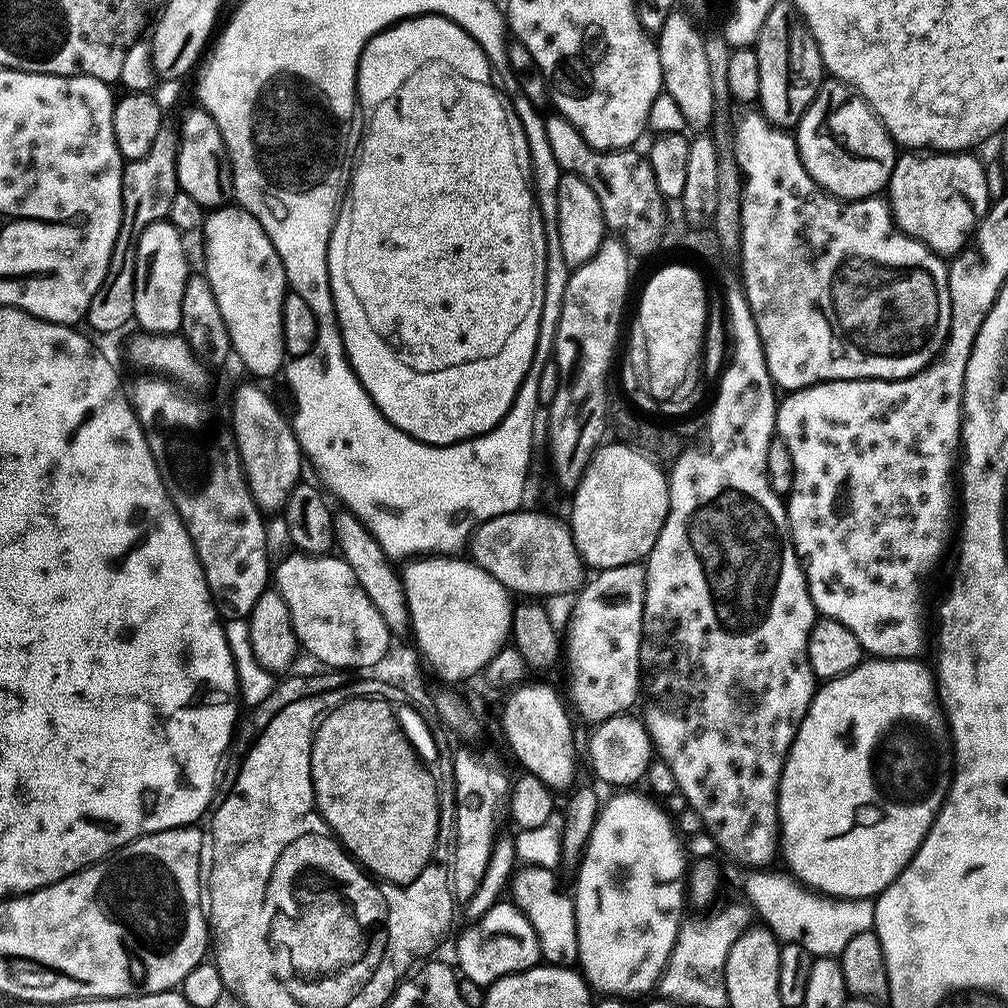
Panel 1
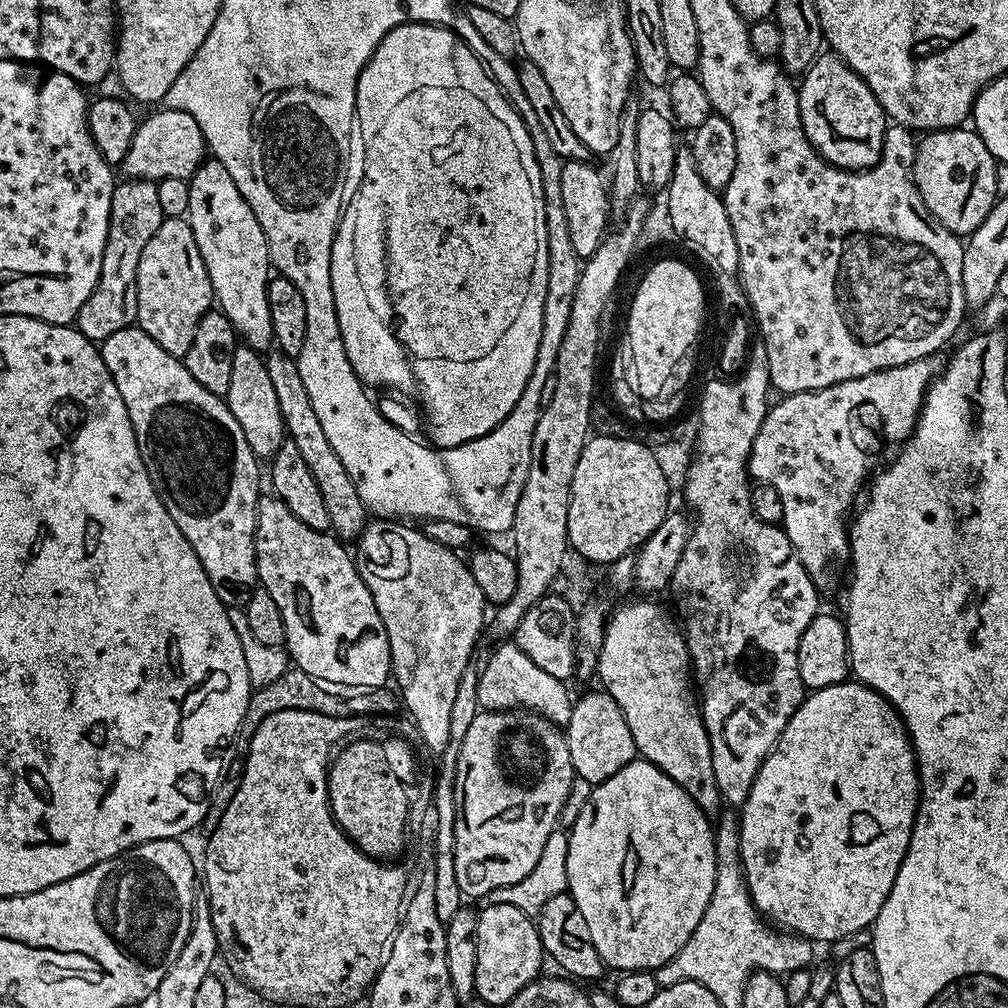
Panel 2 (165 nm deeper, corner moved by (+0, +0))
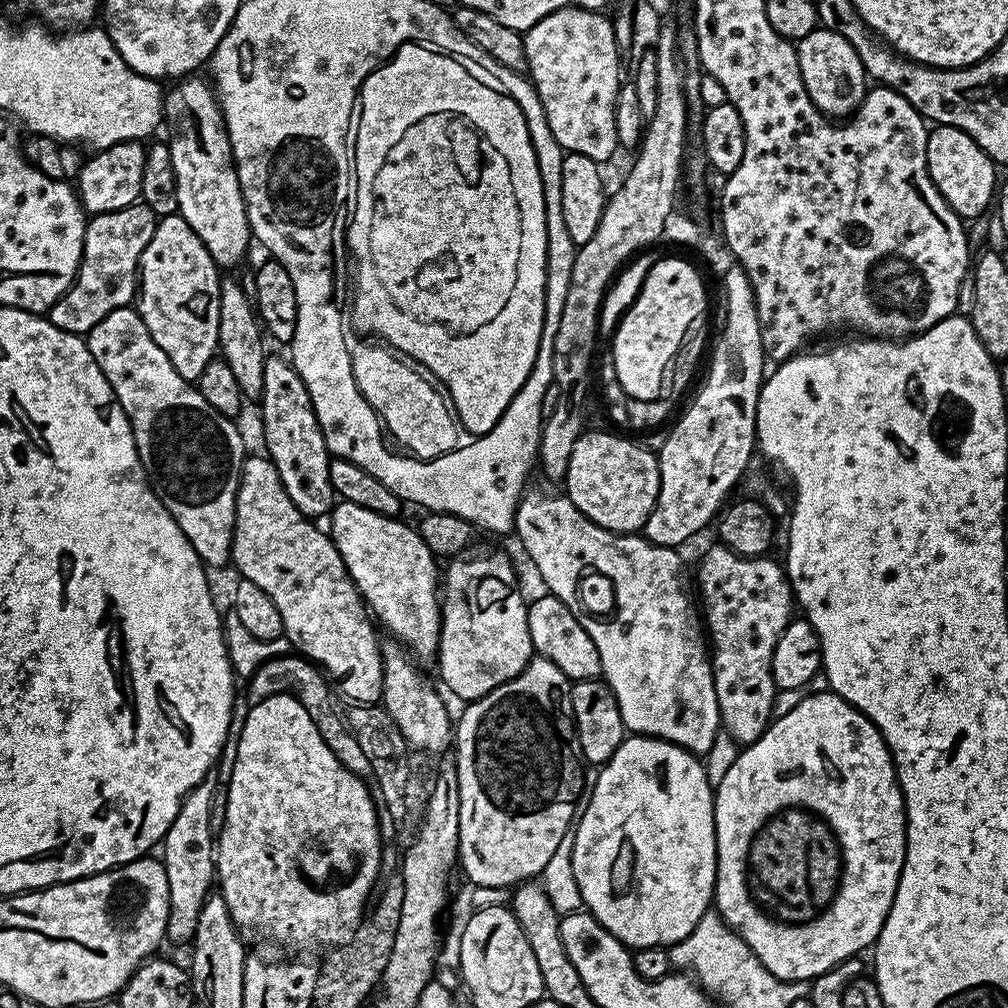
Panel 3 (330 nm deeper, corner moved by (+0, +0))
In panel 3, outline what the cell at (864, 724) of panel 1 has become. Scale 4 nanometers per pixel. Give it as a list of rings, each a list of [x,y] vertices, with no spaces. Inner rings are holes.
[[[825,690],[823,692],[812,692],[805,695],[802,702],[798,702],[798,706],[794,706],[794,710],[790,710],[790,714],[785,716],[776,716],[775,719],[769,723],[767,730],[759,736],[756,741],[747,746],[741,747],[739,751],[735,753],[732,765],[724,772],[724,777],[721,778],[720,784],[715,785],[714,788],[714,803],[716,806],[716,894],[714,897],[715,911],[720,913],[720,919],[728,925],[729,928],[734,929],[741,938],[746,942],[746,946],[750,946],[750,950],[754,950],[754,954],[762,962],[762,966],[766,966],[766,970],[770,970],[770,974],[774,974],[779,980],[802,980],[805,982],[811,982],[816,979],[817,976],[826,974],[836,965],[840,964],[844,960],[850,960],[861,955],[860,951],[864,947],[875,945],[876,939],[880,937],[880,931],[882,926],[886,922],[888,917],[888,911],[890,906],[894,902],[896,897],[896,891],[898,890],[898,882],[900,881],[900,875],[904,869],[904,851],[908,845],[908,817],[904,811],[904,795],[900,789],[900,782],[896,779],[896,766],[892,763],[892,754],[888,751],[886,742],[882,738],[882,734],[877,728],[867,720],[859,712],[857,708],[846,703],[841,696],[836,695],[831,690]]]

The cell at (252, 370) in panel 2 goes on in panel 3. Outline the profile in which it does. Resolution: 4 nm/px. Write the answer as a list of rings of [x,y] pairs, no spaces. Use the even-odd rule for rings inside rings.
[[[228,278],[220,281],[220,305],[218,306],[218,345],[219,355],[230,366],[238,390],[245,397],[259,397],[262,390],[262,370],[266,359],[264,340],[266,333],[261,325],[260,317],[256,315],[253,301],[244,293],[244,288],[236,280]]]

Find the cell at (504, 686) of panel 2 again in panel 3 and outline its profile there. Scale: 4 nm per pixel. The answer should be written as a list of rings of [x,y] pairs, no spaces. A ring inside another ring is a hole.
[[[503,551],[472,556],[469,560],[456,558],[442,572],[442,623],[440,625],[440,676],[456,696],[471,697],[476,684],[468,676],[456,676],[456,668],[525,668],[534,653],[528,629],[528,605],[516,587],[515,572]]]

